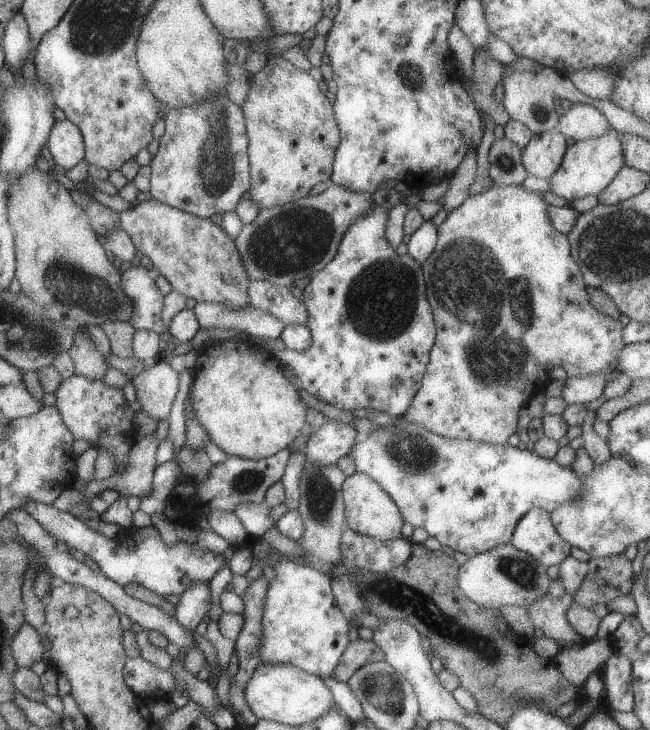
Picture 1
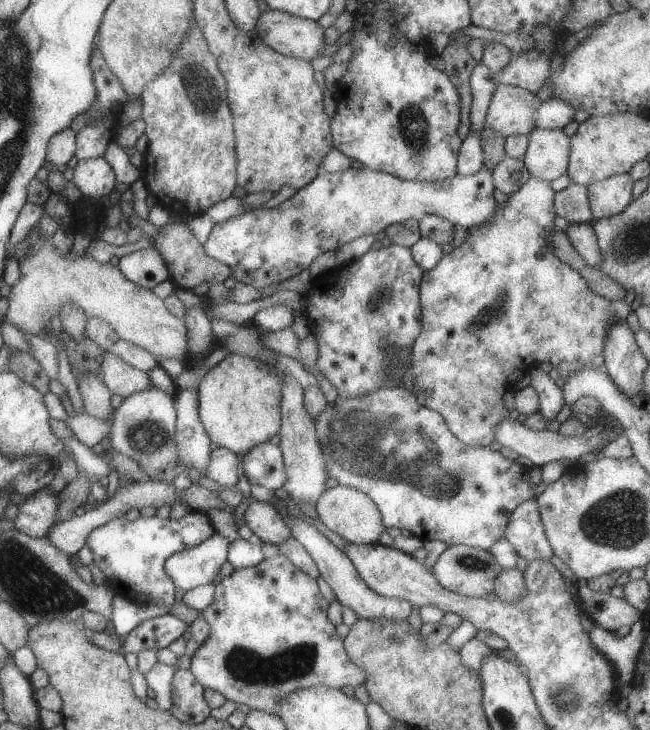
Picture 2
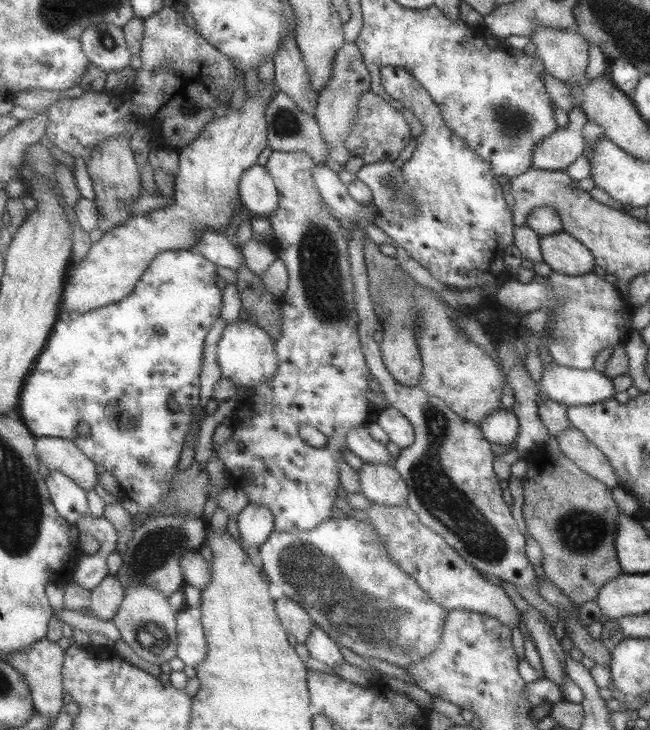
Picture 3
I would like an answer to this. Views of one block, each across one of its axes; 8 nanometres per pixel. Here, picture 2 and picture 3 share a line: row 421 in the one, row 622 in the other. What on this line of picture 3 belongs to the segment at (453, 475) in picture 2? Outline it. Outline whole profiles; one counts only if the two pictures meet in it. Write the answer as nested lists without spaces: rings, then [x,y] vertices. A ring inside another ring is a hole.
[[[345,516],[330,518],[312,530],[282,532],[274,529],[259,550],[269,582],[280,586],[284,595],[303,606],[315,624],[338,646],[346,646],[367,660],[374,657],[406,668],[428,657],[440,645],[449,610],[434,602],[412,576],[392,562],[386,555],[384,542],[366,521]]]

